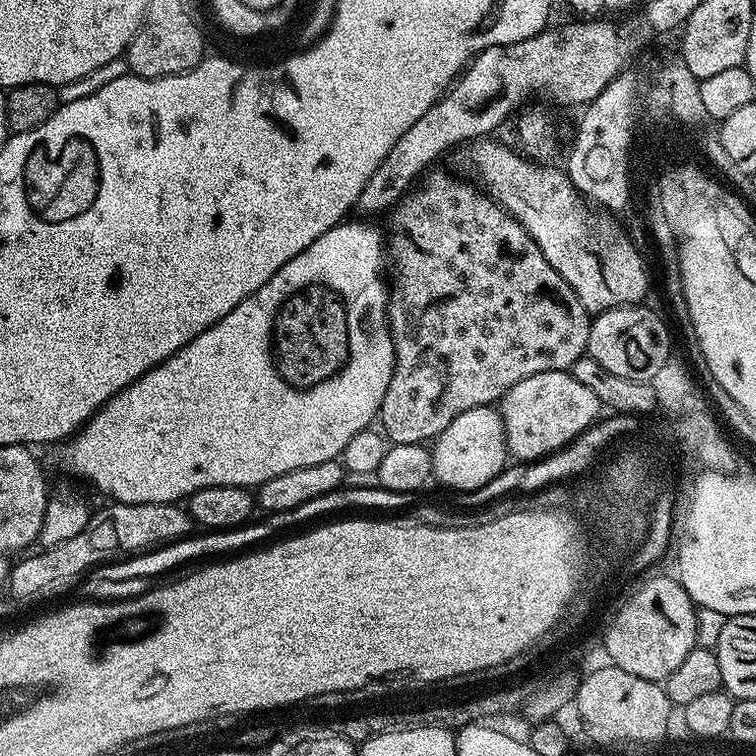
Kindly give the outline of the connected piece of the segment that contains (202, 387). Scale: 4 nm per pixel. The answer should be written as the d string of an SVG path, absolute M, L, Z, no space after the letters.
M355 219L335 224L330 230L326 230L326 234L318 238L318 242L302 250L302 254L290 258L286 266L277 270L270 282L238 302L238 306L234 306L234 310L230 310L226 318L202 330L198 338L182 346L170 358L142 374L142 378L130 382L130 386L106 401L85 422L83 428L67 441L68 453L64 460L68 463L69 470L85 476L98 491L108 495L109 501L117 504L175 504L187 501L198 490L206 490L210 486L234 486L252 490L270 482L270 478L278 478L278 474L287 474L289 470L302 470L302 466L318 466L318 462L330 462L343 457L346 442L350 442L354 434L369 427L379 417L382 398L386 398L386 386L390 386L390 378L396 365L386 311L390 292L386 287L386 280L380 277L386 272L386 240L381 229L379 232L372 225L375 223Z

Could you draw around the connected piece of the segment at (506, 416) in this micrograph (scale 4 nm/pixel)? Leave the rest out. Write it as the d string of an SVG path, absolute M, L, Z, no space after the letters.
M543 372L522 378L498 401L500 417L504 419L504 437L508 451L517 461L531 462L572 443L602 416L602 407L594 392L582 386L567 372Z

